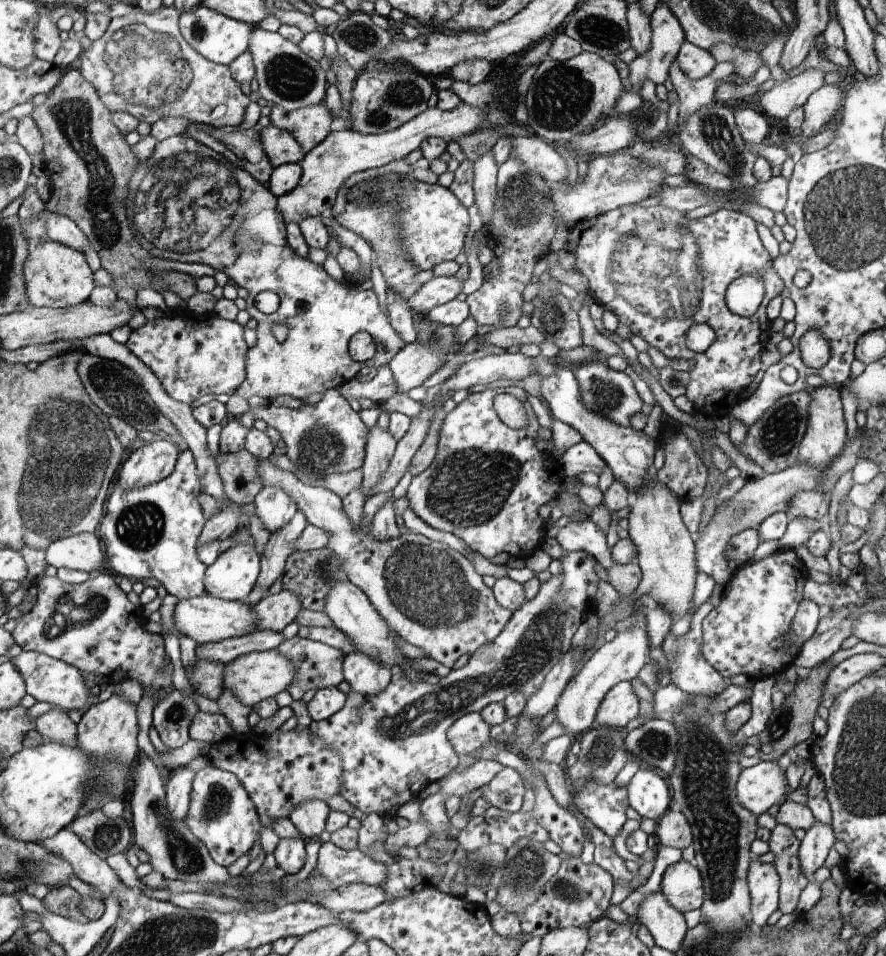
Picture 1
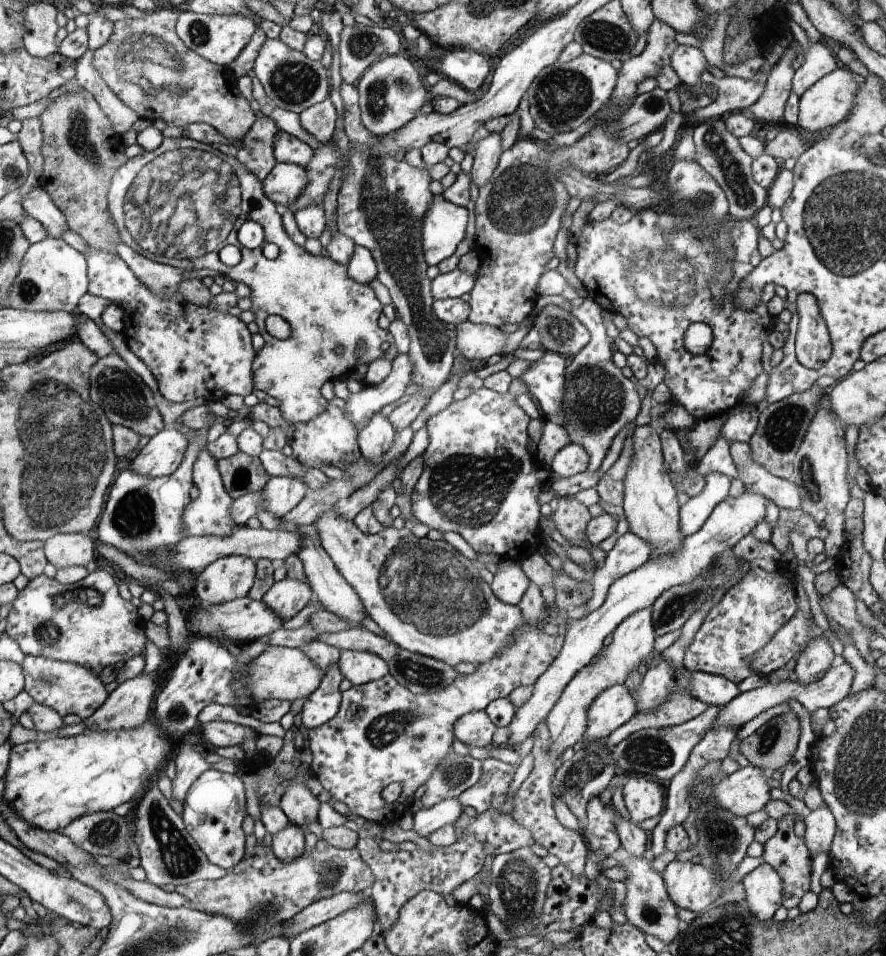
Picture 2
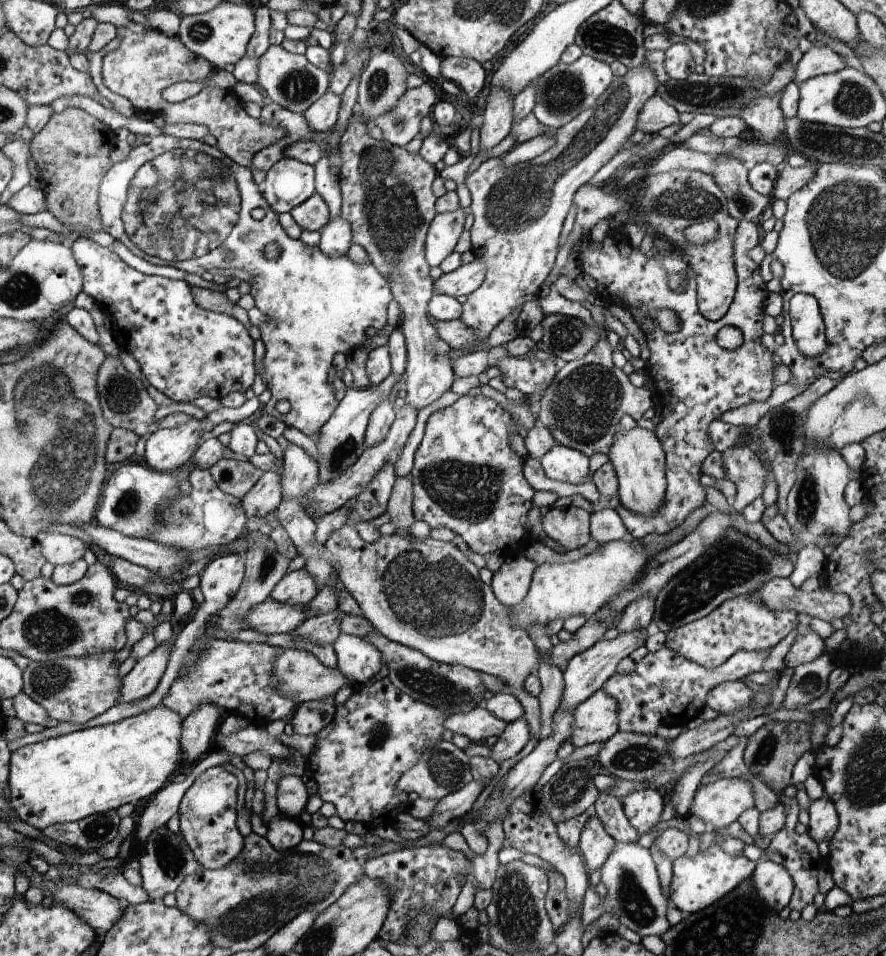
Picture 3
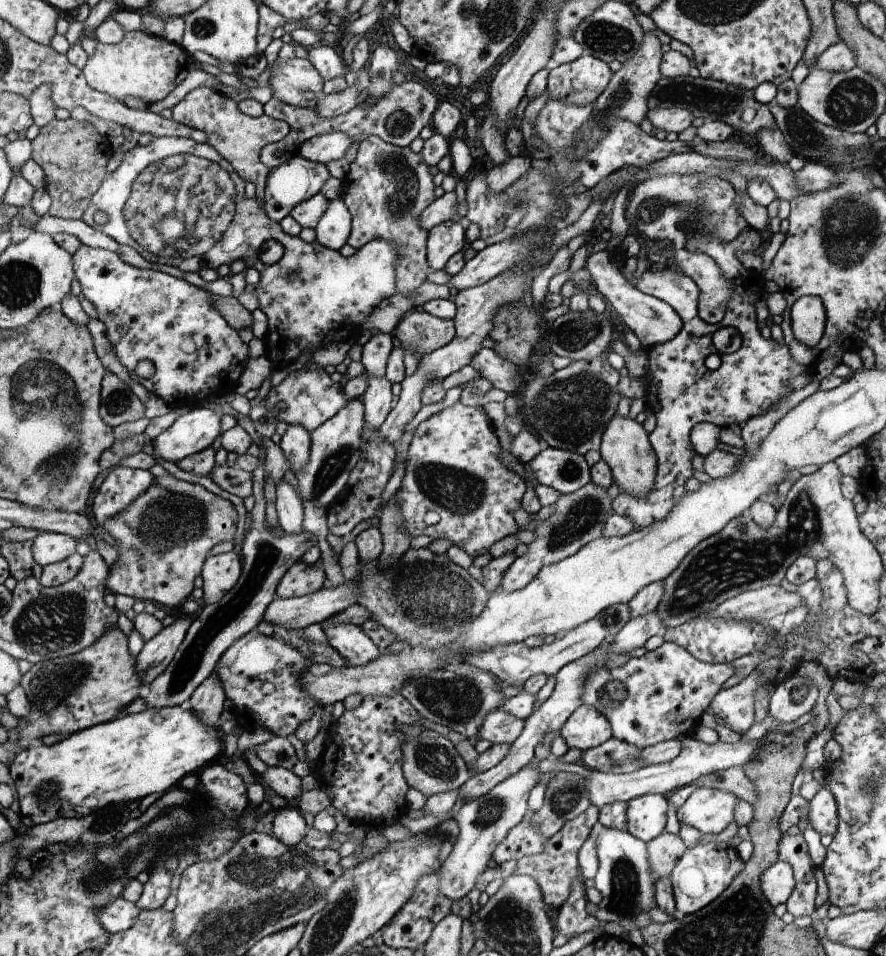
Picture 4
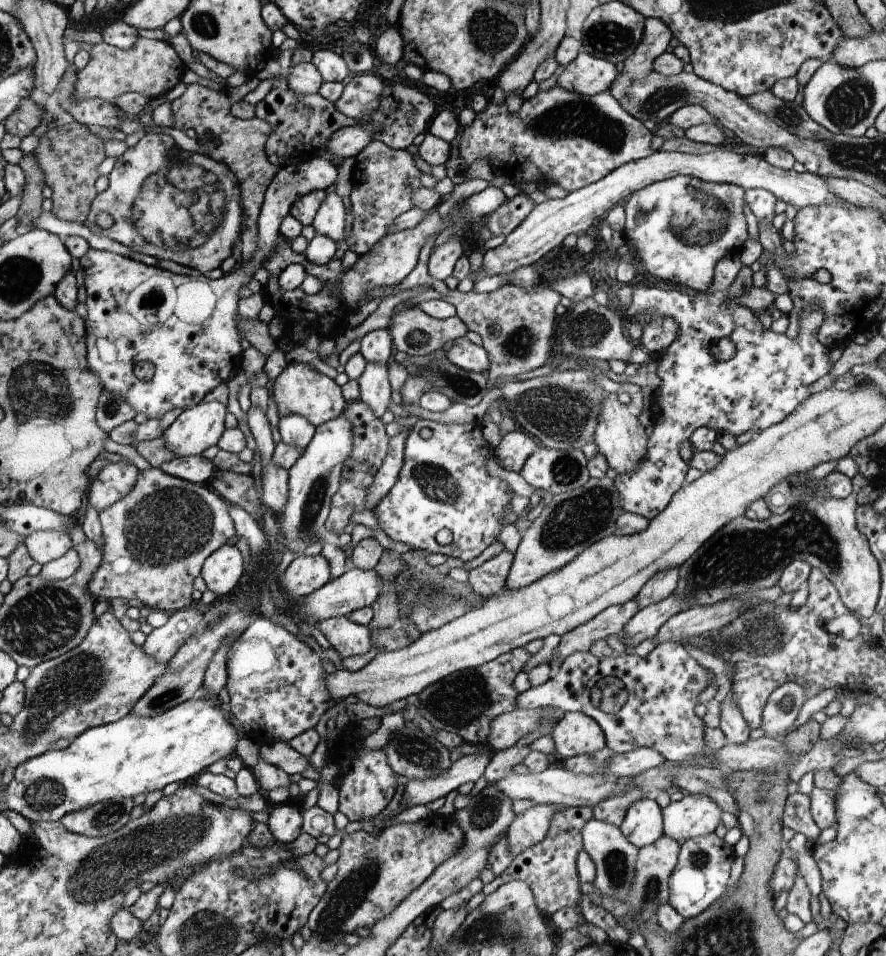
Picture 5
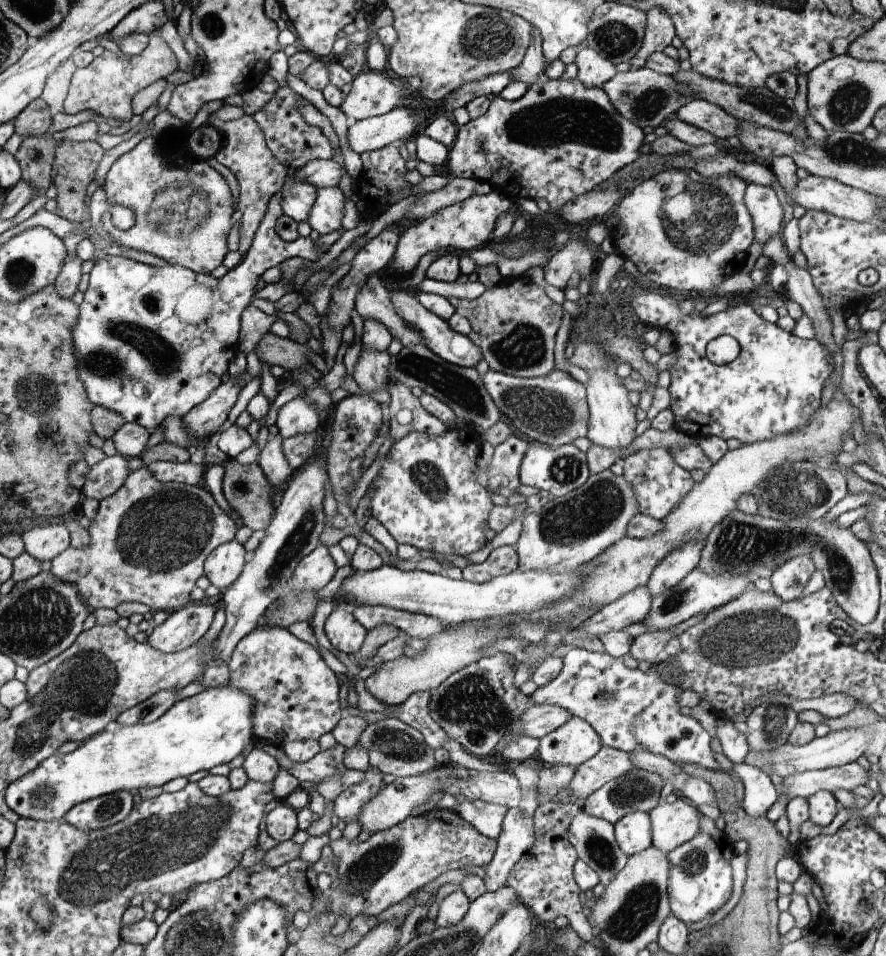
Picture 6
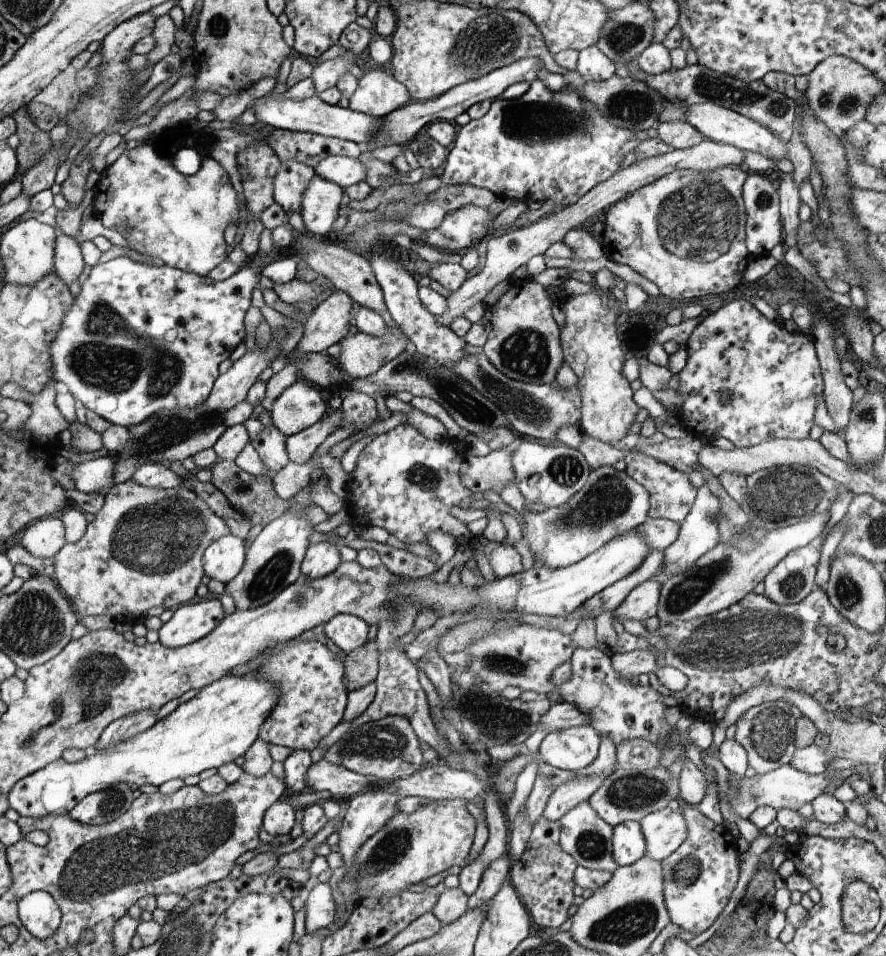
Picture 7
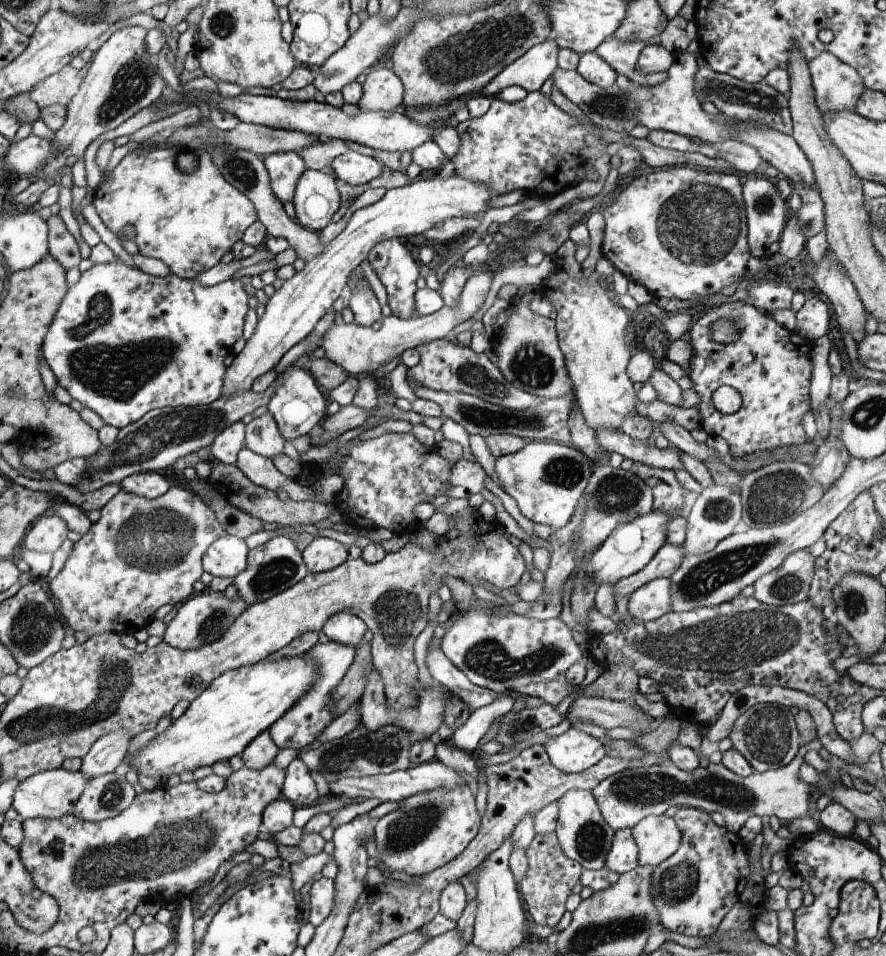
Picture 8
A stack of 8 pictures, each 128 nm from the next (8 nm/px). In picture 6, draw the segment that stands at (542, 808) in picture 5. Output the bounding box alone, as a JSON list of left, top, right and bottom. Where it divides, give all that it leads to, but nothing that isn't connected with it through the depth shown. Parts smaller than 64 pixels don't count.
[484,807,534,892]

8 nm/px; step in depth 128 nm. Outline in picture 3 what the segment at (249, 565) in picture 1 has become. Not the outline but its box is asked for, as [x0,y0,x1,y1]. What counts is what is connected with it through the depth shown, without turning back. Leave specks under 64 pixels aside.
[8,554,247,752]

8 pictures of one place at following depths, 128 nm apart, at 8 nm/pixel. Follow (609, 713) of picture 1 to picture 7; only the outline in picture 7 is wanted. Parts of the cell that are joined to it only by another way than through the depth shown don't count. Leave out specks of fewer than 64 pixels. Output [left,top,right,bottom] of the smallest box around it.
[540,724,602,772]

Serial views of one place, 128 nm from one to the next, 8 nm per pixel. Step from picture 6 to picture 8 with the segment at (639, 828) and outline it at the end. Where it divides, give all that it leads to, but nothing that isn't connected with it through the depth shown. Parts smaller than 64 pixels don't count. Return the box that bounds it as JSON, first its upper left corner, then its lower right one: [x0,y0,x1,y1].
[605,828,639,875]

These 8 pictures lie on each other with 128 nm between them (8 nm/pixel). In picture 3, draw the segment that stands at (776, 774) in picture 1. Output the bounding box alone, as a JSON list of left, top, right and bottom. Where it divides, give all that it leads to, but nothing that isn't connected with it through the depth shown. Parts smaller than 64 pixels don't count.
[689,777,755,828]

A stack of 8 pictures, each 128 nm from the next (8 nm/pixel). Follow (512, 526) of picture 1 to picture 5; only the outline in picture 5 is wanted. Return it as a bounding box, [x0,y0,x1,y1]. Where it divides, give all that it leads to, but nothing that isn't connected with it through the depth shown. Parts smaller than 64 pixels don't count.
[376,419,517,562]

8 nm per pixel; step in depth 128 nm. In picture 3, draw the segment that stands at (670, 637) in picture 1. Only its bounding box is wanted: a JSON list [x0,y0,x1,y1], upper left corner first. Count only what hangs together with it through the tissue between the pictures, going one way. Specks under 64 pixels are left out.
[707,681,754,714]

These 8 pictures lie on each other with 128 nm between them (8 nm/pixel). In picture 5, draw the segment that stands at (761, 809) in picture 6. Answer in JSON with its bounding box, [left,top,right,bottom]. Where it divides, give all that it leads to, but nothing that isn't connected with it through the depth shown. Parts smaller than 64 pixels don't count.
[516,642,719,768]

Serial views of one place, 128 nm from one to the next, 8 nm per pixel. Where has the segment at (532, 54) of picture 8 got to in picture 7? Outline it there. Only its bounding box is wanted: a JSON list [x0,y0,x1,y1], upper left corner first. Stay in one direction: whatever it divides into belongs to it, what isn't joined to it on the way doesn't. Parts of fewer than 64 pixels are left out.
[369,57,540,148]

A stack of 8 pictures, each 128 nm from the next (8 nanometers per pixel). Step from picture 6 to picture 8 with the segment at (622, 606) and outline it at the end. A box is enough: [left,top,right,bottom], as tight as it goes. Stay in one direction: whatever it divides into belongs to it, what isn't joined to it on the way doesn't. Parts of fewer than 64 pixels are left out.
[628,577,671,622]

